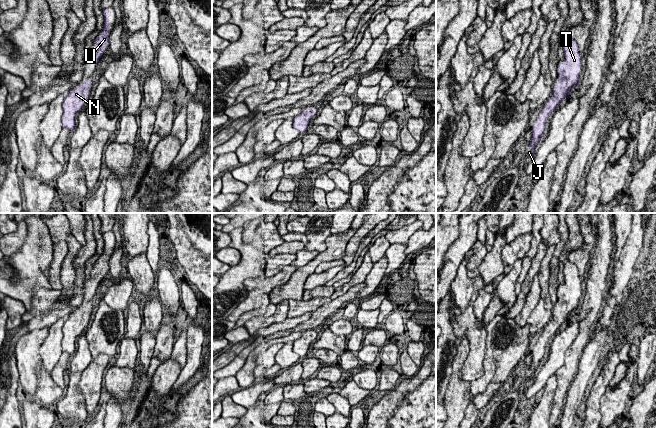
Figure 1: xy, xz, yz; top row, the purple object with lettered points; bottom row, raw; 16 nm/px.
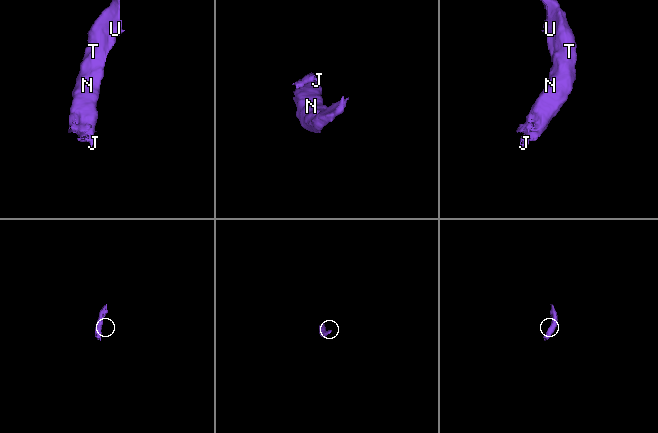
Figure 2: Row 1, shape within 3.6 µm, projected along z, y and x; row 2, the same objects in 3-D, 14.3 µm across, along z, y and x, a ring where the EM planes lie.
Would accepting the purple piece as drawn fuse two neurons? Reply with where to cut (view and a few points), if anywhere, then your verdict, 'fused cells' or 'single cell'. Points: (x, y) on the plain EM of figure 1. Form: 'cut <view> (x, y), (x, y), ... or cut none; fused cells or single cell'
cut none; single cell

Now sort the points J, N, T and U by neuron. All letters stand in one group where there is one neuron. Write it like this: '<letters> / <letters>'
J N T U

